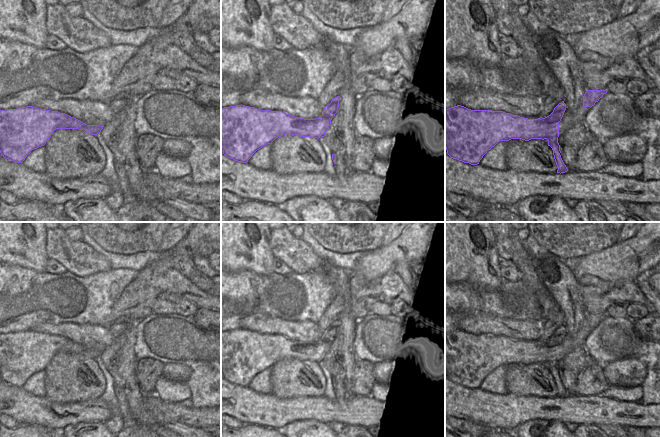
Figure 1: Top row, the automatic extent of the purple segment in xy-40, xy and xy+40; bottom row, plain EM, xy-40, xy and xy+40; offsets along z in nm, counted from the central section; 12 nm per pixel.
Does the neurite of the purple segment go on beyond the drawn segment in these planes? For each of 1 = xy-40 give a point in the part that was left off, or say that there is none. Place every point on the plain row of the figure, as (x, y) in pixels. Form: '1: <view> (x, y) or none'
1: none

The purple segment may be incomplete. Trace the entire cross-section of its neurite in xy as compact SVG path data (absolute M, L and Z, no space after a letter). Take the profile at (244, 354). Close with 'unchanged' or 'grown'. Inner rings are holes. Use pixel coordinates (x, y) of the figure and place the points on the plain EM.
M340 320L332 322L323 334L323 339L315 343L304 343L282 335L261 334L245 329L224 331L221 333L221 371L223 378L238 386L247 387L252 379L263 370L271 368L276 362L286 358L300 361L321 362L338 335Z | unchanged

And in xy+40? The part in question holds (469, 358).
M562 325L549 340L538 343L503 335L471 334L461 329L445 333L447 378L453 383L477 389L487 375L500 365L547 363L558 391L557 397L565 397L568 393L560 379L558 361L559 346L566 332Z | unchanged

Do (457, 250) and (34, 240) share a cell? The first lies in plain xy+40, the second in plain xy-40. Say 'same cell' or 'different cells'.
same cell

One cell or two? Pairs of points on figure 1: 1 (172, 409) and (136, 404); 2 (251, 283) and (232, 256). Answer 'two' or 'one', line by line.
1: two
2: two

